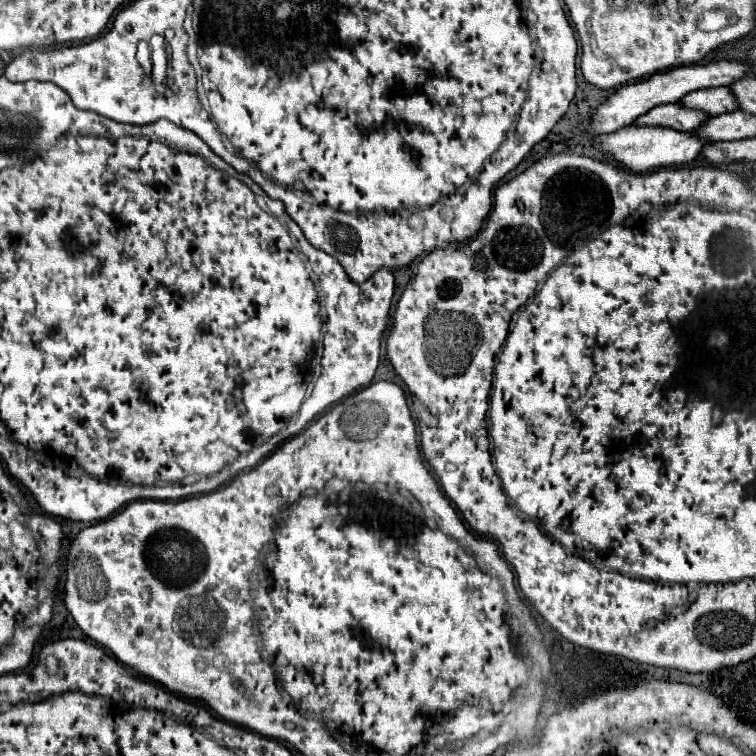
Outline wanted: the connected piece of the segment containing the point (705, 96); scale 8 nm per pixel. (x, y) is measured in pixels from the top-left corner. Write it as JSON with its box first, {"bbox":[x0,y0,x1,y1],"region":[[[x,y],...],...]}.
{"bbox":[680,86,738,116],"region":[[[726,86],[690,92],[680,100],[680,104],[686,104],[690,108],[700,108],[710,116],[720,116],[738,110],[738,100],[734,100],[734,92],[730,92],[730,88]]]}

